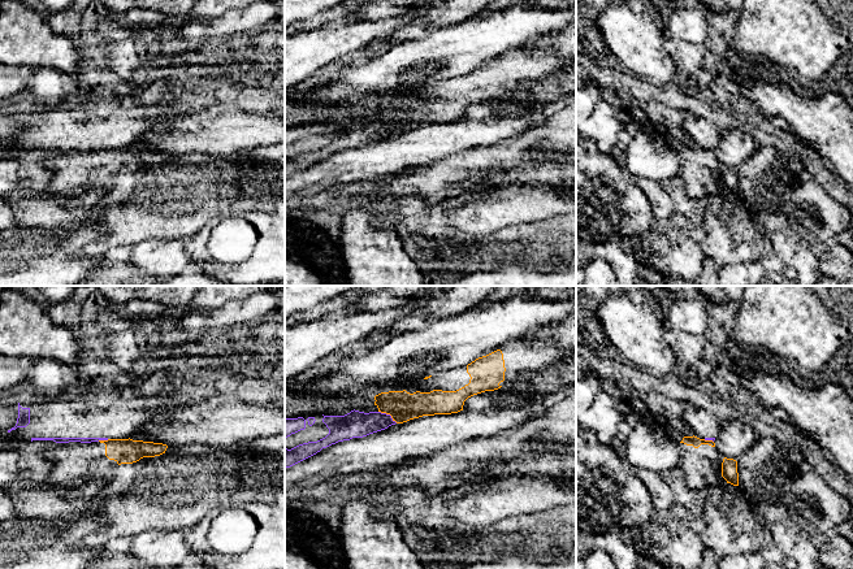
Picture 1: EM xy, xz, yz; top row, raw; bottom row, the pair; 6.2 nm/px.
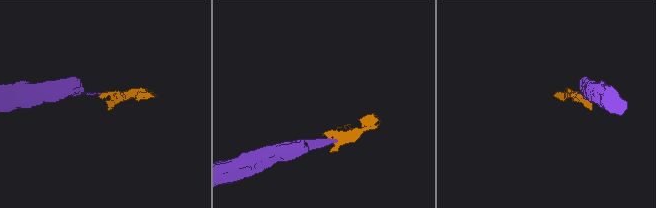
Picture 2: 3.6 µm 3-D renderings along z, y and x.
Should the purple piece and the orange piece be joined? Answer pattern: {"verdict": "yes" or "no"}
{"verdict": "no"}

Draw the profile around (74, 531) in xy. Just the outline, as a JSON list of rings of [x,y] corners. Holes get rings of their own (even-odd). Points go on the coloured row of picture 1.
[[[16,517],[0,521],[0,569],[87,569],[103,548],[86,548],[79,543],[104,527],[99,518],[44,520]]]

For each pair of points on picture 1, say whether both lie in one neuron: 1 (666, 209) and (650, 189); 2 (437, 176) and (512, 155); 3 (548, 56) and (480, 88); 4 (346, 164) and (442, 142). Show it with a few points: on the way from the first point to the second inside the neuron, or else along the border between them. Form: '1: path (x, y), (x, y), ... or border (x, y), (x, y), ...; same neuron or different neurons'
1: path (662, 204), (656, 194); same neuron
2: path (455, 174), (466, 166), (494, 163); same neuron
3: path (531, 65), (518, 66), (497, 78); same neuron
4: path (369, 163), (390, 156), (401, 150), (419, 146); same neuron

